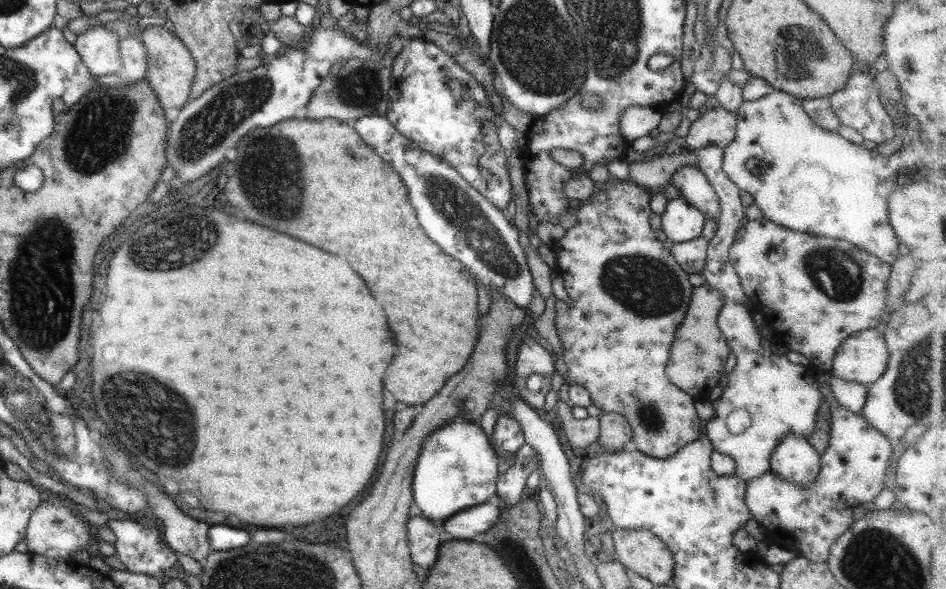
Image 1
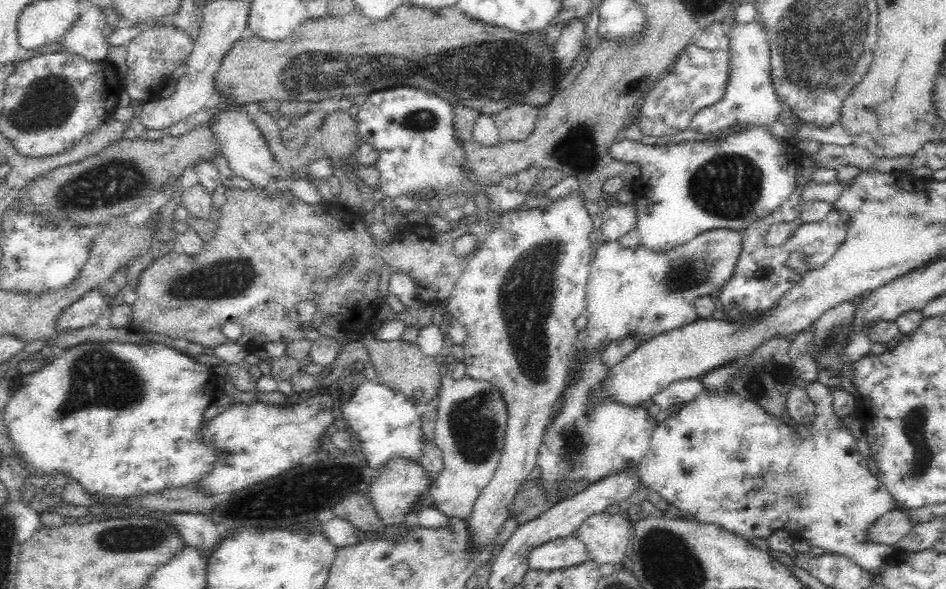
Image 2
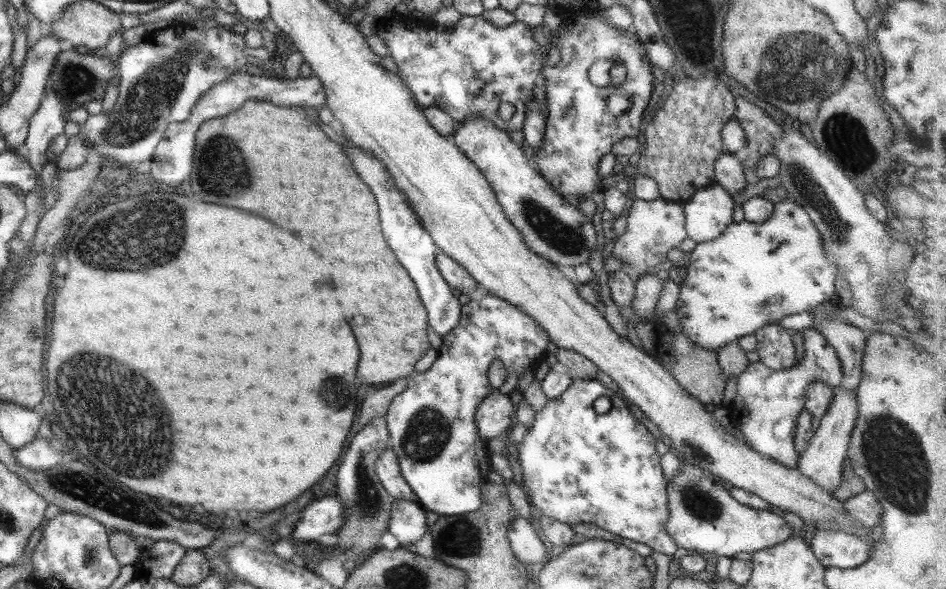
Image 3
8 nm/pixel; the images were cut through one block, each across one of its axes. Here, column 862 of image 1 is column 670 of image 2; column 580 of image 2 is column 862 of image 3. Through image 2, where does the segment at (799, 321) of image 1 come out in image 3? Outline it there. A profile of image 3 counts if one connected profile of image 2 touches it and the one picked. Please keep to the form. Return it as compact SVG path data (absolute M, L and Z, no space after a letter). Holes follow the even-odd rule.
M836 295L814 306L810 310L814 318L810 328L825 338L840 360L842 379L839 388L856 396L866 337L860 329L840 319L838 312L841 306L843 304Z

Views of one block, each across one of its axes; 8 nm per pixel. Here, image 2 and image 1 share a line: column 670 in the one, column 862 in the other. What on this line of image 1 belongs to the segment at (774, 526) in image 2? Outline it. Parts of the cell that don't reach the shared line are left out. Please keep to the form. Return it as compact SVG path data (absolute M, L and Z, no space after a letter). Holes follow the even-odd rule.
M837 405L830 408L830 422L827 436L827 448L820 454L819 472L808 489L794 485L792 482L778 477L773 471L760 474L755 478L744 481L744 503L760 528L767 528L771 532L791 532L793 544L791 552L795 557L803 557L814 563L825 563L829 549L855 520L851 517L851 510L861 506L863 502L872 502L873 498L885 488L883 480L887 474L889 456L892 446L880 432L877 432L861 414L855 414L844 406Z

